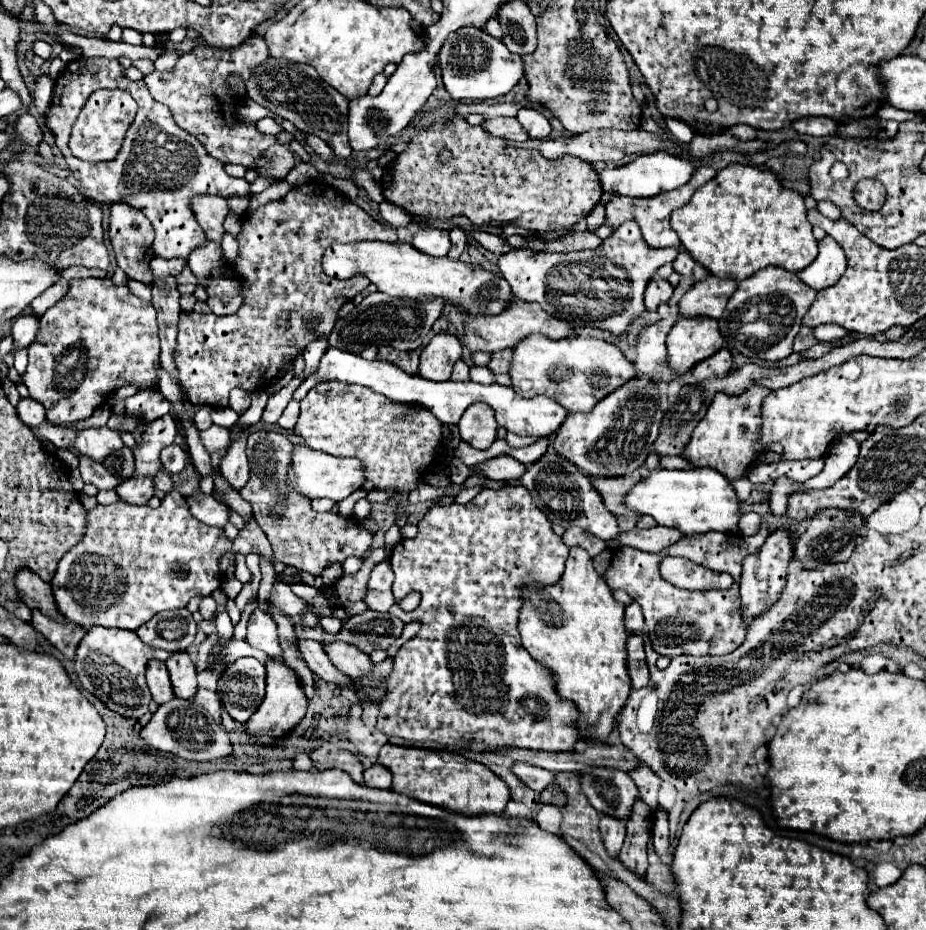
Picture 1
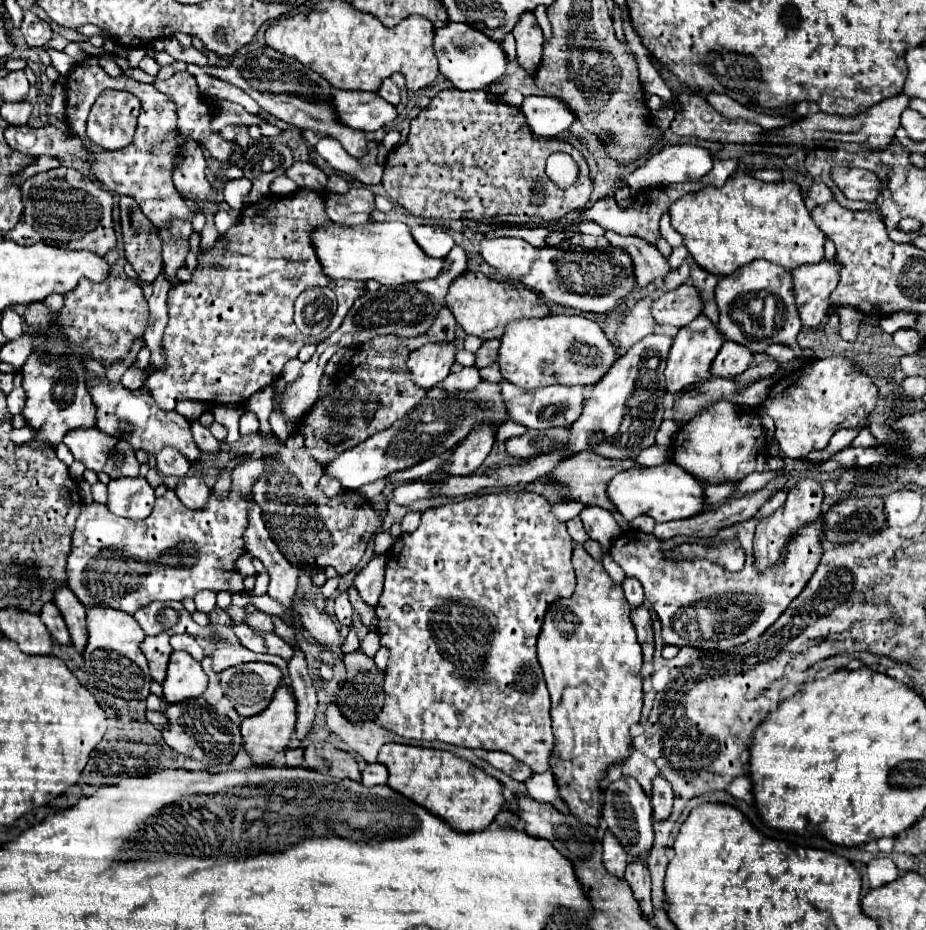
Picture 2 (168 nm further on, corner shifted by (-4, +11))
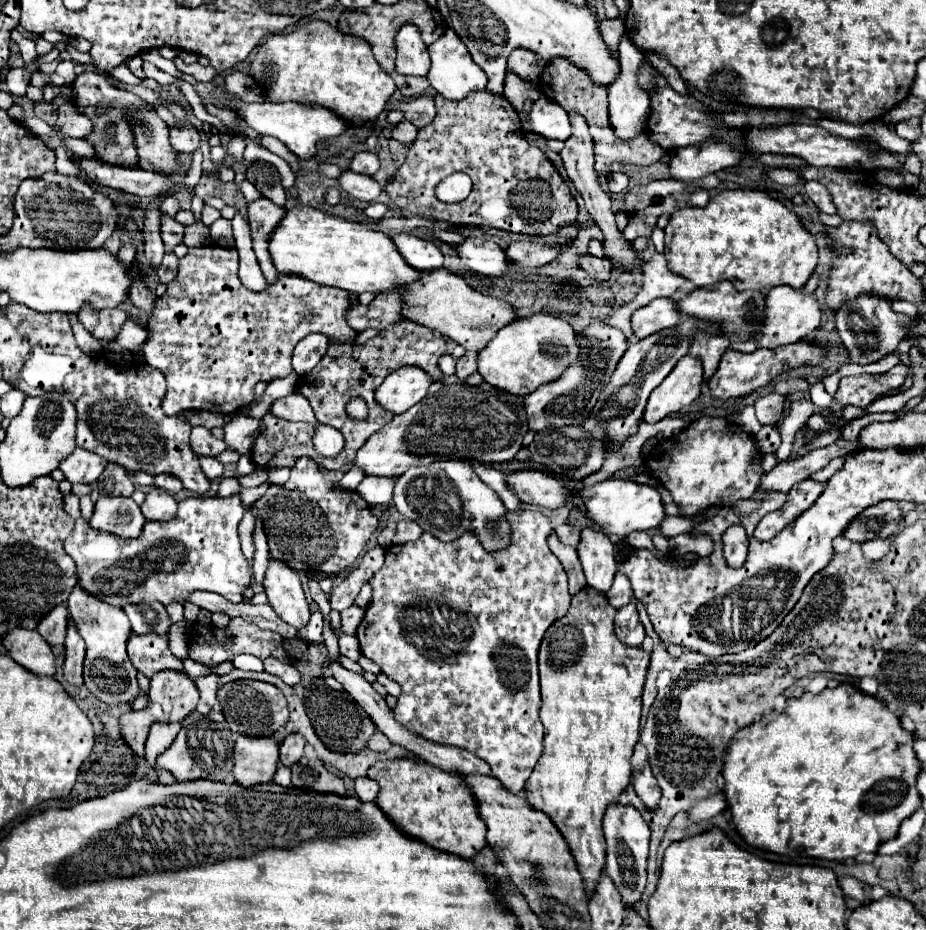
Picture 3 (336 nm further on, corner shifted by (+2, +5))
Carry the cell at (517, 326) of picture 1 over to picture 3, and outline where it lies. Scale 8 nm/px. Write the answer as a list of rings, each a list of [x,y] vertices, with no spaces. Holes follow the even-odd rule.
[[[444,268],[422,272],[420,280],[414,280],[412,284],[398,288],[396,292],[402,294],[404,320],[432,328],[472,352],[480,352],[482,348],[486,348],[486,344],[494,338],[494,334],[516,318],[516,312],[508,304],[472,290],[460,276]]]

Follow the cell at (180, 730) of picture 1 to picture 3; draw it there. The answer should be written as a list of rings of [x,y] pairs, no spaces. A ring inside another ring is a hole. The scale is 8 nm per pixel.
[[[192,712],[182,724],[184,726],[178,732],[176,740],[172,742],[172,746],[158,758],[158,766],[172,772],[172,776],[178,782],[200,780],[200,778],[224,782],[232,772],[232,750],[234,750],[232,732],[224,724],[220,730],[220,724],[212,722],[206,716],[200,716],[198,712]]]

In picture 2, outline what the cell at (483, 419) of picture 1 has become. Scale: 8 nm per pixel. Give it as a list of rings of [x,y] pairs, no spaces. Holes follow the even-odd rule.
[[[488,422],[478,424],[468,438],[456,448],[454,456],[438,470],[450,476],[468,476],[472,474],[490,454],[496,438],[496,428],[488,426]]]

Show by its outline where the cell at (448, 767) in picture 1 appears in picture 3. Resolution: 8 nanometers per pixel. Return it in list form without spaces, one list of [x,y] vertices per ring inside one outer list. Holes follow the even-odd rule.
[[[402,758],[374,764],[368,770],[368,778],[380,784],[380,792],[374,802],[392,820],[392,824],[402,828],[406,836],[466,860],[486,848],[486,824],[480,820],[476,800],[458,774],[444,772],[442,768],[426,762]]]

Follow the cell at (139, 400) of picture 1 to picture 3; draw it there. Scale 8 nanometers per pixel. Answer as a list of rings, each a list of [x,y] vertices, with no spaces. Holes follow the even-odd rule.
[[[220,246],[190,248],[184,258],[178,260],[178,274],[166,284],[166,292],[156,300],[154,314],[148,322],[148,342],[144,342],[144,358],[150,366],[158,368],[168,382],[168,392],[162,402],[166,414],[180,410],[208,410],[220,412],[228,404],[228,414],[234,414],[242,406],[254,400],[254,386],[264,380],[286,378],[292,372],[292,350],[310,332],[322,332],[330,340],[348,342],[356,338],[356,332],[346,324],[348,292],[328,288],[304,280],[300,276],[282,276],[276,284],[264,292],[252,292],[242,286],[238,278],[238,252]]]

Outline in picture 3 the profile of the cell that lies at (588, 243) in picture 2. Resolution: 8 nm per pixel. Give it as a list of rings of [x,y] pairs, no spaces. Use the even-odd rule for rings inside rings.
[[[586,254],[586,256],[578,258],[578,264],[588,272],[588,276],[592,280],[598,280],[598,282],[608,282],[610,280],[612,264],[610,264],[608,258],[596,258],[592,254]]]

